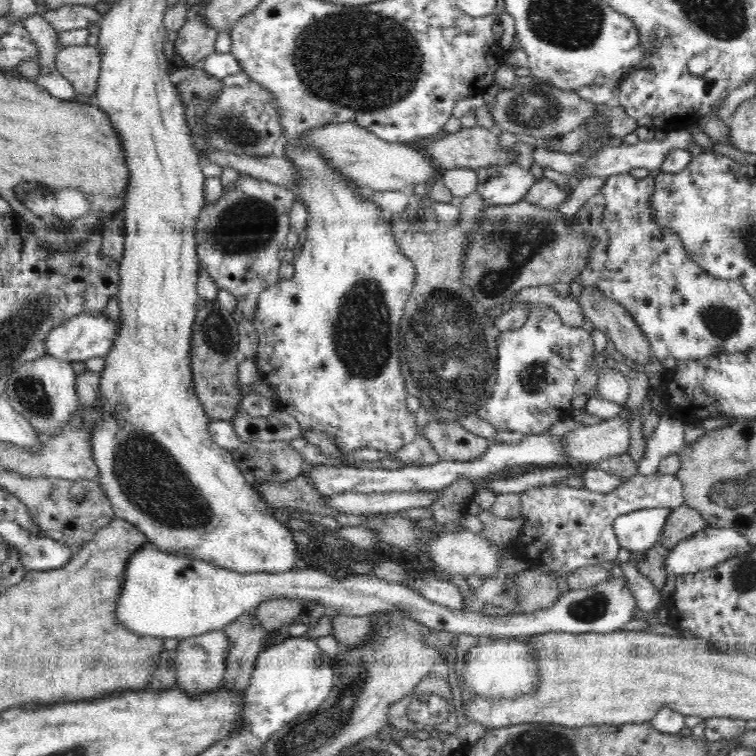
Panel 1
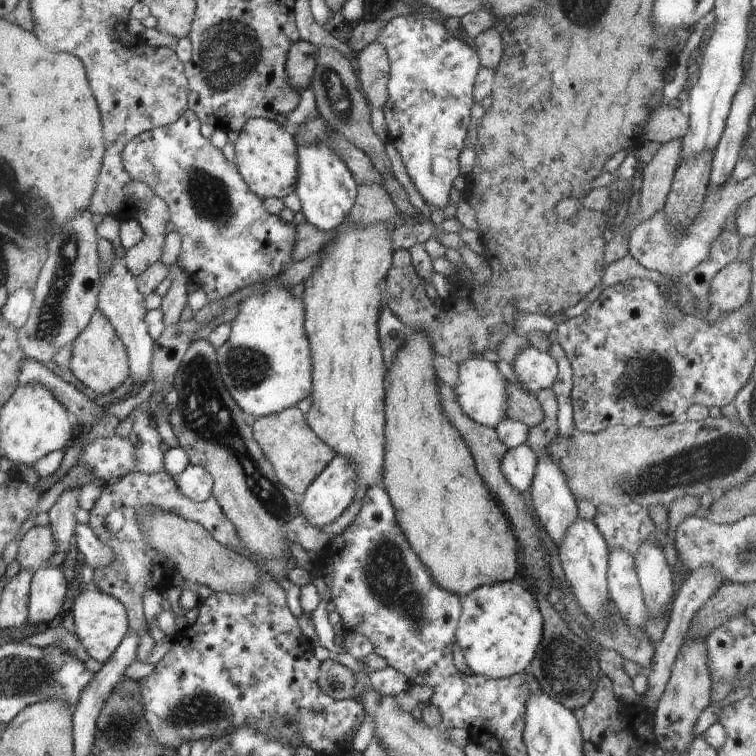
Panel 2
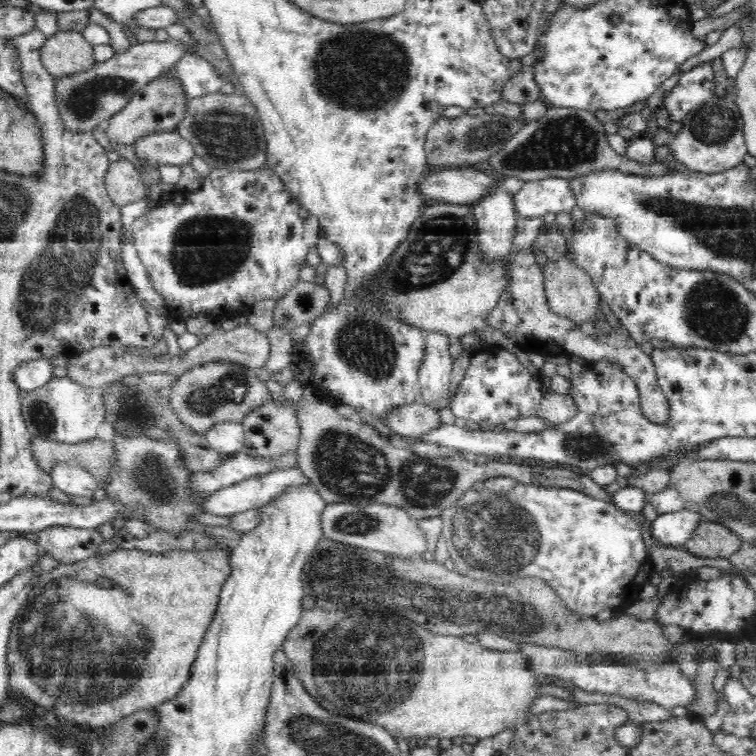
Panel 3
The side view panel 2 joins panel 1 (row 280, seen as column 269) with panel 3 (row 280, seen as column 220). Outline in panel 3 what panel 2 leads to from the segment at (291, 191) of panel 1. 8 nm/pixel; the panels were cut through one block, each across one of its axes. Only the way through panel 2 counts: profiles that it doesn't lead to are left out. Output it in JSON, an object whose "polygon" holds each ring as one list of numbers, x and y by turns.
{"polygon":[[268,167,258,170,230,170,228,168,212,169,203,178,201,187,194,191,180,190,174,188,173,193,167,200,157,204,142,216,132,222,132,232,134,246,138,257,142,261,144,268,151,280,153,288,162,296,165,302,165,309,168,319,176,322,185,322,188,318,196,316,208,316,208,318,219,321,223,315,231,311,236,311,241,306,253,306,260,300,280,299,300,282,300,269,306,264,306,254,310,248,314,248,316,241,322,236,319,220,305,208,300,208,298,203,293,200,290,193,285,189,284,183]]}

